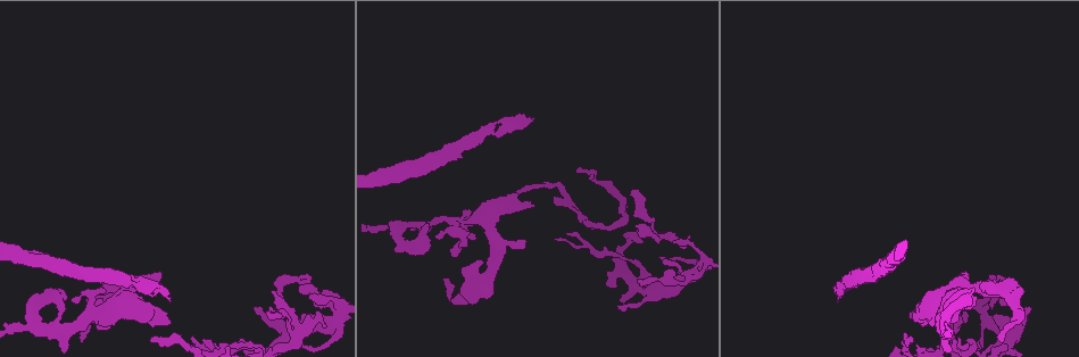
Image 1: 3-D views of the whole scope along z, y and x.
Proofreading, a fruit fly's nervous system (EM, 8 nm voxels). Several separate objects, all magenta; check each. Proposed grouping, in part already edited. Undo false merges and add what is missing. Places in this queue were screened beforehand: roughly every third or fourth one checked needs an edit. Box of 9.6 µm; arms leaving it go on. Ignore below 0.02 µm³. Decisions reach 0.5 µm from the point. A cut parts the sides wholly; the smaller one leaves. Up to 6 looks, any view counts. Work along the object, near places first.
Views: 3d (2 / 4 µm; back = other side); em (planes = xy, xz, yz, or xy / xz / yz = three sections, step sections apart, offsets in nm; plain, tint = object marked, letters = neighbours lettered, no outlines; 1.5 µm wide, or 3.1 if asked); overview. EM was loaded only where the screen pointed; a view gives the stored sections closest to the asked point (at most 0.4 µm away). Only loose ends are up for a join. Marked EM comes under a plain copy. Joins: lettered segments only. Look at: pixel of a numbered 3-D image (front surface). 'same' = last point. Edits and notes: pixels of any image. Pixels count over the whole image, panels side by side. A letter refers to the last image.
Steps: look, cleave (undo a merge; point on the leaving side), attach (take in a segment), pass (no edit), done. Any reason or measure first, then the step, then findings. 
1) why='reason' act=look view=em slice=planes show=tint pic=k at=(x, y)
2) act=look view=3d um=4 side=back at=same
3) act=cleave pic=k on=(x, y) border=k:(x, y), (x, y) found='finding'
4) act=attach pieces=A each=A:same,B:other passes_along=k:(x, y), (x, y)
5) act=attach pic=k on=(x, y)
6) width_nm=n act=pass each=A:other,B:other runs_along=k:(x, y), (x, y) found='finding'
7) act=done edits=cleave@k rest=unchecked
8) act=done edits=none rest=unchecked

why='tapers out' act=look view=3d um=2 pic=1 at=(447, 281)

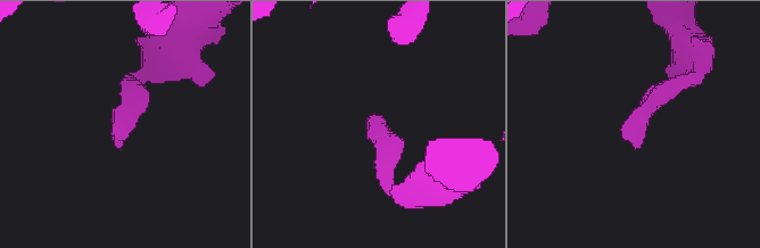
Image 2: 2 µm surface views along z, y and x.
why='shape alone is not enough' act=look view=em slice=xz step=4 show=tint pic=2 at=(372, 130)

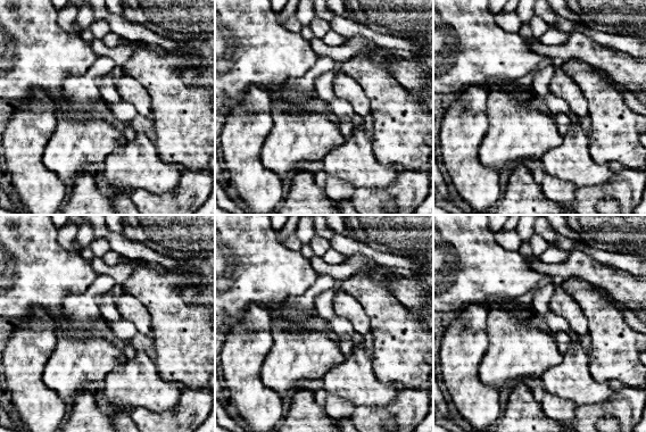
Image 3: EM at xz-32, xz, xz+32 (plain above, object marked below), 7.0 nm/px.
act=look view=em slice=planes show=letters at=same

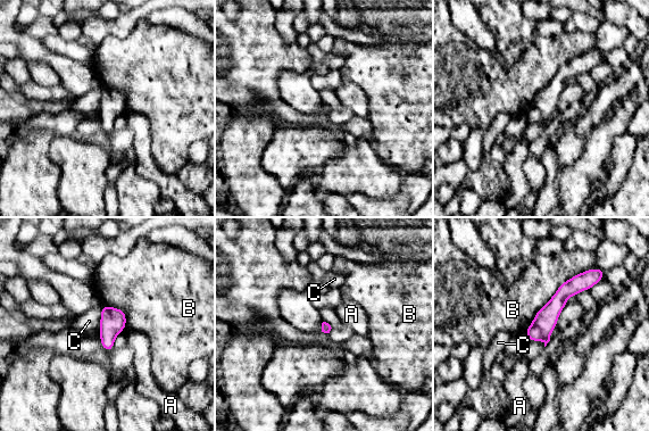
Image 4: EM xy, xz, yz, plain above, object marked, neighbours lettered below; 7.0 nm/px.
act=pass each=A:other,B:other,C:other runs_along=4:(584, 274), (558, 300), (531, 338) found='none of them fits'

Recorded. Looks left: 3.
why='sudden change in width' act=look view=em slice=planes show=letters pic=1 at=(491, 220)

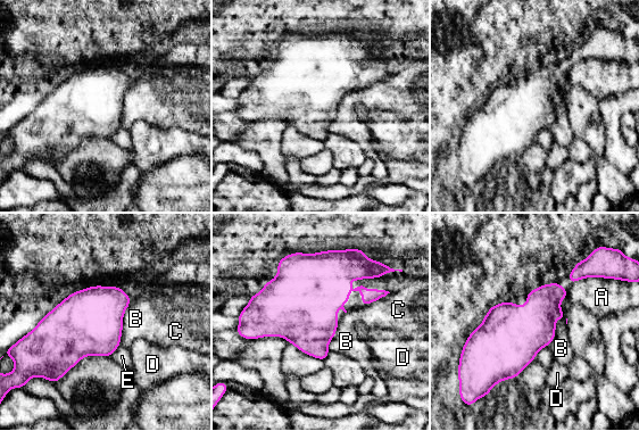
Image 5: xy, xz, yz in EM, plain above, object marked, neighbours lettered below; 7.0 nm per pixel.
act=pass each=A:other,B:other,C:other,D:other,E:other border=5:(565, 297), (546, 347) found='all the same neuron'

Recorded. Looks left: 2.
why='an open end' act=look view=em slice=planes show=letters pic=1 at=(619, 305)

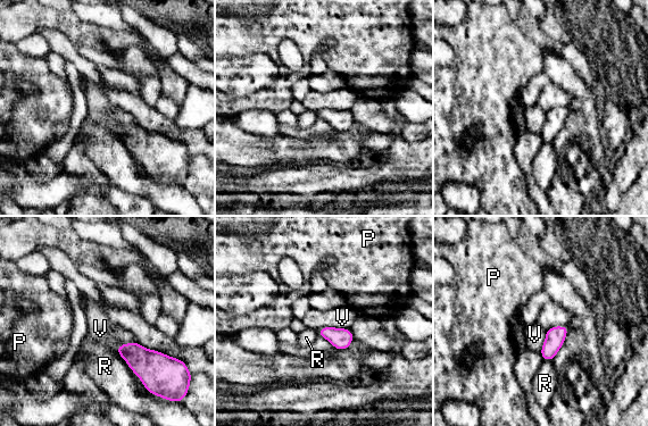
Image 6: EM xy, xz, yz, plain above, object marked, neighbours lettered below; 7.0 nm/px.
act=pass each=P:other,R:other,V:other found='none of them fits'

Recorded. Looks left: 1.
act=done edits=none rest=unchecked

